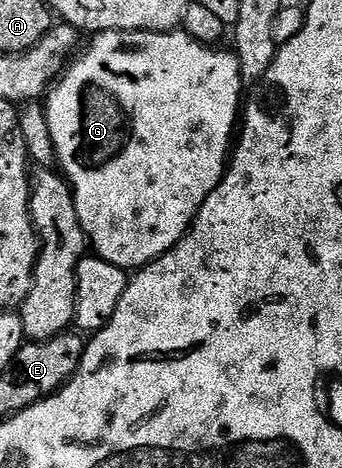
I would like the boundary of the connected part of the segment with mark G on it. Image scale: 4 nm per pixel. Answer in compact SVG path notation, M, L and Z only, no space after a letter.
M176 29L174 31L100 31L92 39L95 40L88 45L87 52L85 52L85 47L82 54L80 54L78 58L68 66L67 70L59 76L55 86L52 87L45 96L45 110L47 112L49 137L53 139L53 149L55 150L58 170L61 169L67 174L65 179L71 188L71 198L75 200L75 209L77 211L77 217L79 218L79 224L81 225L83 232L87 235L87 242L90 250L98 255L99 258L109 261L118 267L124 269L138 269L140 267L146 267L147 264L152 263L154 259L159 259L169 249L173 249L173 245L177 245L177 241L181 241L181 237L187 232L191 227L191 222L197 217L197 213L201 209L205 197L209 197L209 193L213 193L213 189L222 181L223 172L226 171L229 162L229 152L233 147L233 136L237 131L237 120L241 115L241 100L244 98L243 90L245 90L245 84L243 75L239 72L239 59L235 54L230 50L219 51L223 49L216 49L214 46L198 43L193 37L189 37L181 29Z

